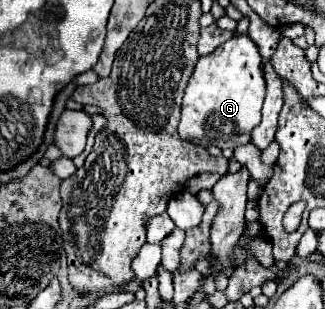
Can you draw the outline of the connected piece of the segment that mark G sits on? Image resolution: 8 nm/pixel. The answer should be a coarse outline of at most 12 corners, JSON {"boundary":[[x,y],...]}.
{"boundary":[[249,35],[199,57],[179,135],[235,149],[261,123],[265,79]]}

